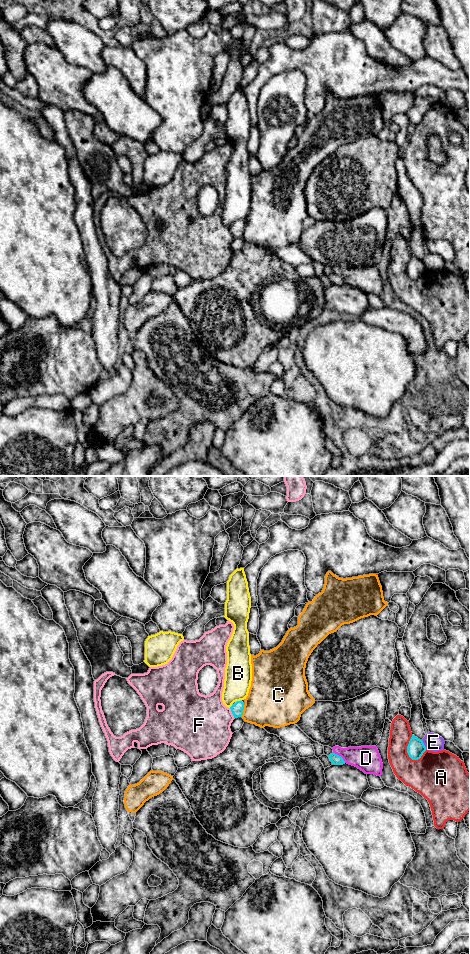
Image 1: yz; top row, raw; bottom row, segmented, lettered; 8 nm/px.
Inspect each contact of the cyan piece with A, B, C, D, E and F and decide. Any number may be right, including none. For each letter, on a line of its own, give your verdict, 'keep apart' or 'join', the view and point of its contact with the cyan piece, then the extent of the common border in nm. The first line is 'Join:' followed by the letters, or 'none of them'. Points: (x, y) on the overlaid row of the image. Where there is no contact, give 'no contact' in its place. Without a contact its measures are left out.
Join: none of them
A: keep apart; meets cyan in yz at (407, 750); contact 220 nm long
B: keep apart; meets cyan in yz at (238, 701); contact 30 nm long
C: keep apart; meets cyan in yz at (242, 711); contact 100 nm long
D: keep apart; meets cyan in yz at (340, 756); contact 130 nm long
E: keep apart; meets cyan in yz at (424, 745); contact 80 nm long
F: keep apart; meets cyan in yz at (232, 713); contact 100 nm long

